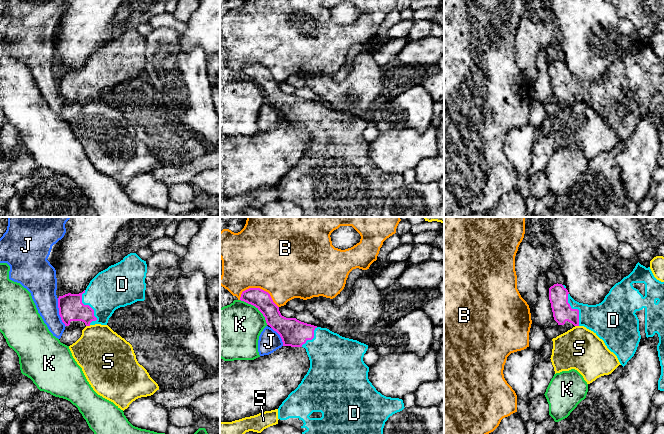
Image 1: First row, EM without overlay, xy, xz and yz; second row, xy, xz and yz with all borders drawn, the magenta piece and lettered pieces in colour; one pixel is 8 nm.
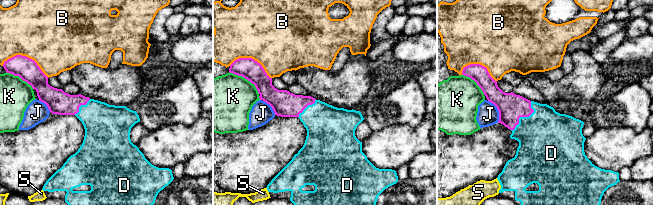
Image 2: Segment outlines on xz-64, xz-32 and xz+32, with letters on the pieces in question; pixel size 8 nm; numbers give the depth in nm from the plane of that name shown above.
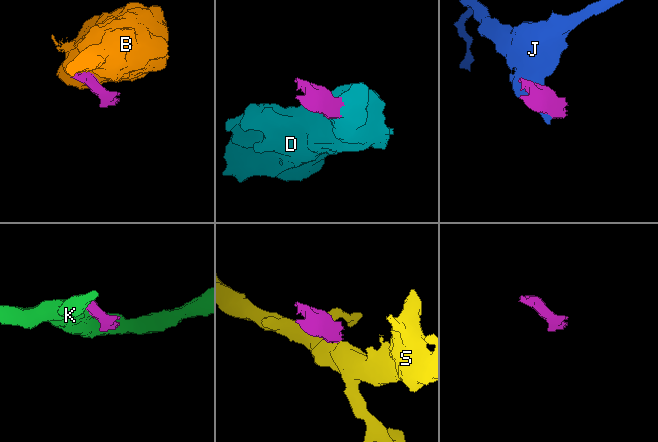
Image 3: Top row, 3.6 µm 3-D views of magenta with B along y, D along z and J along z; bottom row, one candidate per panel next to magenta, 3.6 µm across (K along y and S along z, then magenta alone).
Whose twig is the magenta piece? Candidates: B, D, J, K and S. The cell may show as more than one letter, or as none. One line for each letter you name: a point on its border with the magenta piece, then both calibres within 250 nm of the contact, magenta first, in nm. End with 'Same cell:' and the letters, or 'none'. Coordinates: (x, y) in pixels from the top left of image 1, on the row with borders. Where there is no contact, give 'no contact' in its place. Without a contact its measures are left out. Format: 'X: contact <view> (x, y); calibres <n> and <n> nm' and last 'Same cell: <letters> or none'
D: contact xy (90, 307); calibres 200 and 320 nm
Same cell: D

